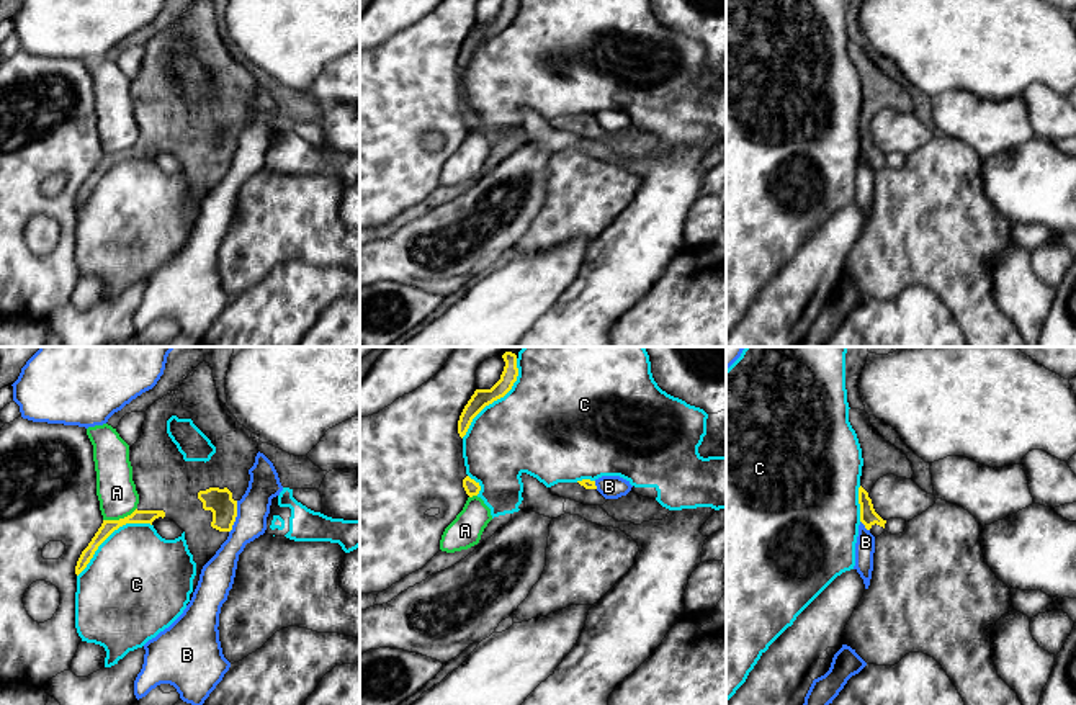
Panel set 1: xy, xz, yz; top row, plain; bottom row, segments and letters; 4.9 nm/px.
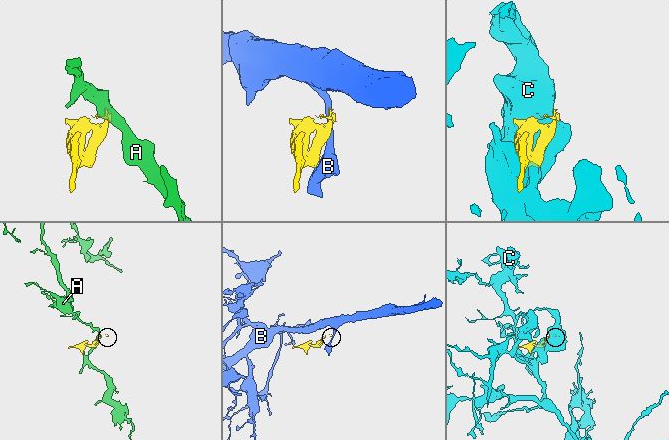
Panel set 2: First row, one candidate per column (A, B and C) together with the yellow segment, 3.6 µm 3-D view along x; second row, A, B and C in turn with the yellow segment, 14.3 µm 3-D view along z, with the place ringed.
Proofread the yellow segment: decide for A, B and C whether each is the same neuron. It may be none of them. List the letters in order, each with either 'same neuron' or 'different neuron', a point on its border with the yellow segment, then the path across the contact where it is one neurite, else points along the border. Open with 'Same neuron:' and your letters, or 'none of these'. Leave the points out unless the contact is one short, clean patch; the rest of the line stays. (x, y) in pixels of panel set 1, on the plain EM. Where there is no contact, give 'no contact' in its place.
Same neuron: none of these
A: different neuron; contact xy (120, 152); border xy (136, 141), (123, 151), (103, 154)
B: different neuron; contact xy (236, 149); border xy (237, 134), (237, 149), (229, 166)
C: different neuron; contact xy (110, 167)

